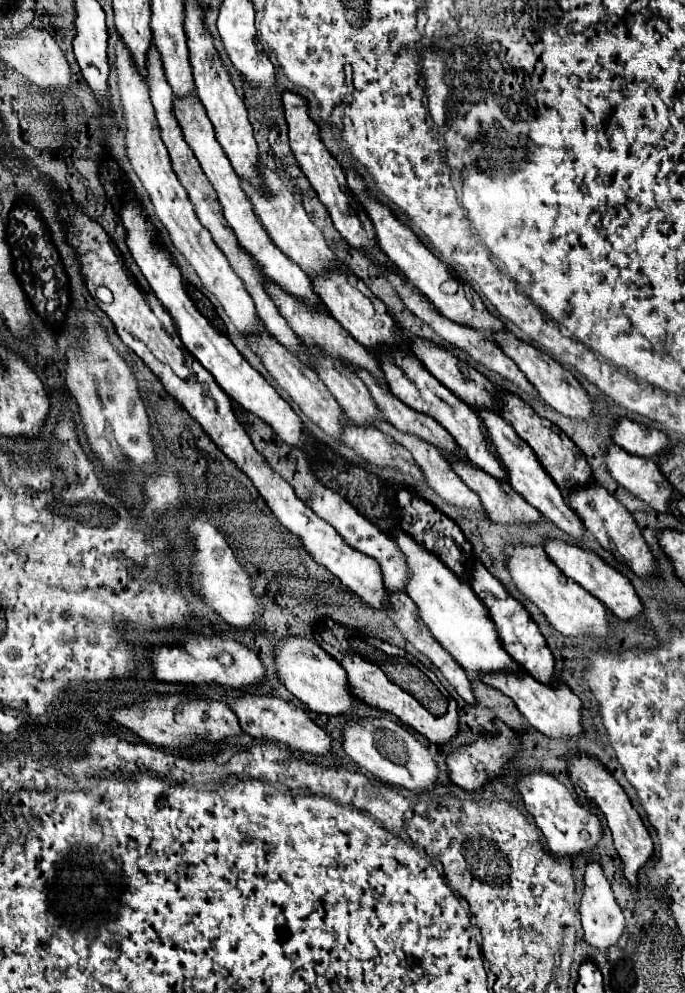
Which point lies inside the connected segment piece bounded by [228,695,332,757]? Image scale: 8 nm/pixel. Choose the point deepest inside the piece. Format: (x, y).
(268, 718)

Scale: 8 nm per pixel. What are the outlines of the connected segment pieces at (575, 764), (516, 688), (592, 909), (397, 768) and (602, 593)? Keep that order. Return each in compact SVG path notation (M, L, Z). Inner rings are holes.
M588 755L568 757L568 773L570 773L570 779L572 779L576 791L582 791L584 797L592 799L596 803L596 807L606 815L608 827L610 827L612 837L614 837L614 847L616 847L616 851L624 863L624 875L630 881L632 889L638 891L638 871L646 865L646 861L654 853L654 845L652 845L648 829L642 823L642 817L632 807L628 795L616 783L616 779L610 775L610 771L604 765L600 765L596 759L592 759Z
M486 675L482 677L482 681L498 691L502 691L506 697L510 697L514 701L514 705L518 707L518 711L526 717L528 725L532 725L534 729L538 729L540 733L544 733L550 739L574 739L574 737L582 737L584 735L584 727L582 727L582 701L568 689L568 685L560 683L556 687L550 685L542 685L540 681L536 681L534 677L526 675L524 677L516 677L516 675Z
M590 863L586 867L586 875L584 875L584 897L582 897L582 905L580 905L580 913L582 913L582 929L584 929L584 939L588 945L596 947L598 951L606 951L610 947L614 947L618 943L618 939L624 933L624 913L618 907L614 893L610 889L608 879L602 873L602 867L598 863Z
M380 717L364 719L360 723L350 723L344 727L344 751L368 773L378 777L384 783L390 783L400 789L414 793L430 791L438 781L438 765L426 745L422 745L408 729L402 727L398 719Z
M546 541L544 545L548 557L554 561L554 565L572 581L576 581L580 587L584 587L586 591L590 591L602 605L606 605L618 619L628 621L638 617L644 611L642 601L638 599L632 583L628 581L628 577L620 575L614 567L606 565L598 555L594 555L592 551L584 551L576 545L568 545L564 541Z

